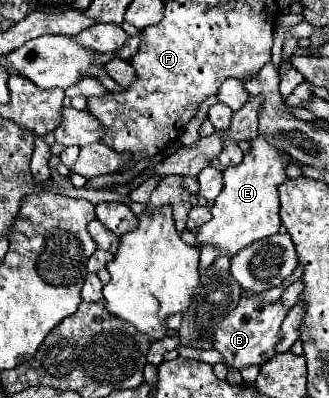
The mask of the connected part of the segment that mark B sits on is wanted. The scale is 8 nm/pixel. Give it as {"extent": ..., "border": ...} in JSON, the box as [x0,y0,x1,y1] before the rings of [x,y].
{"extent":[214,292,288,370],"border":[[[242,292],[238,306],[214,330],[214,348],[224,356],[224,364],[238,370],[248,364],[264,364],[274,354],[274,346],[282,338],[280,324],[286,312],[288,310],[282,302],[264,304],[254,292]]]}

